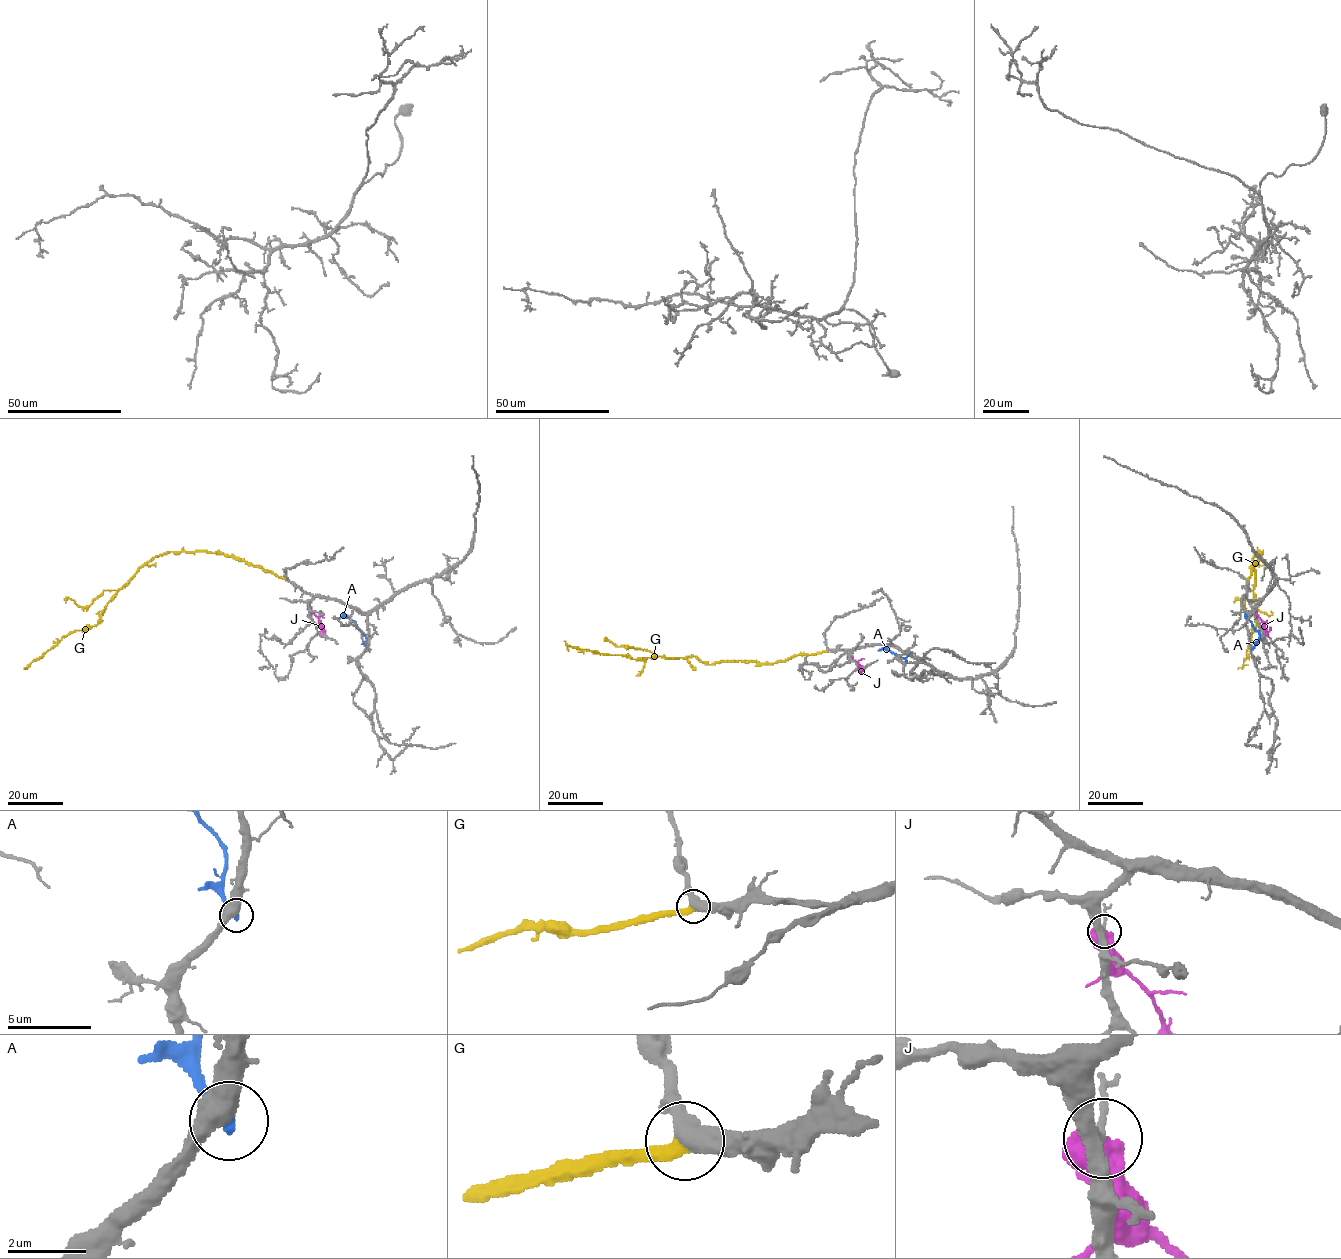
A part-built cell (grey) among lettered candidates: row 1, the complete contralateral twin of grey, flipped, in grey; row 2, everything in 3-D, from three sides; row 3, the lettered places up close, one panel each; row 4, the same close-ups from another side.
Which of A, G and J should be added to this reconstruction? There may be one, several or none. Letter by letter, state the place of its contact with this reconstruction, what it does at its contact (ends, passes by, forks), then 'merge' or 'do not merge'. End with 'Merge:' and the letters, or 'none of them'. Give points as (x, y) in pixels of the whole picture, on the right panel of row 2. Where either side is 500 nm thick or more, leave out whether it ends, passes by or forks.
A: meets grey at (1252, 648); do not merge
G: meets grey at (1247, 580); it ends there; merge
J: meets grey at (1254, 607); do not merge
Merge: G

